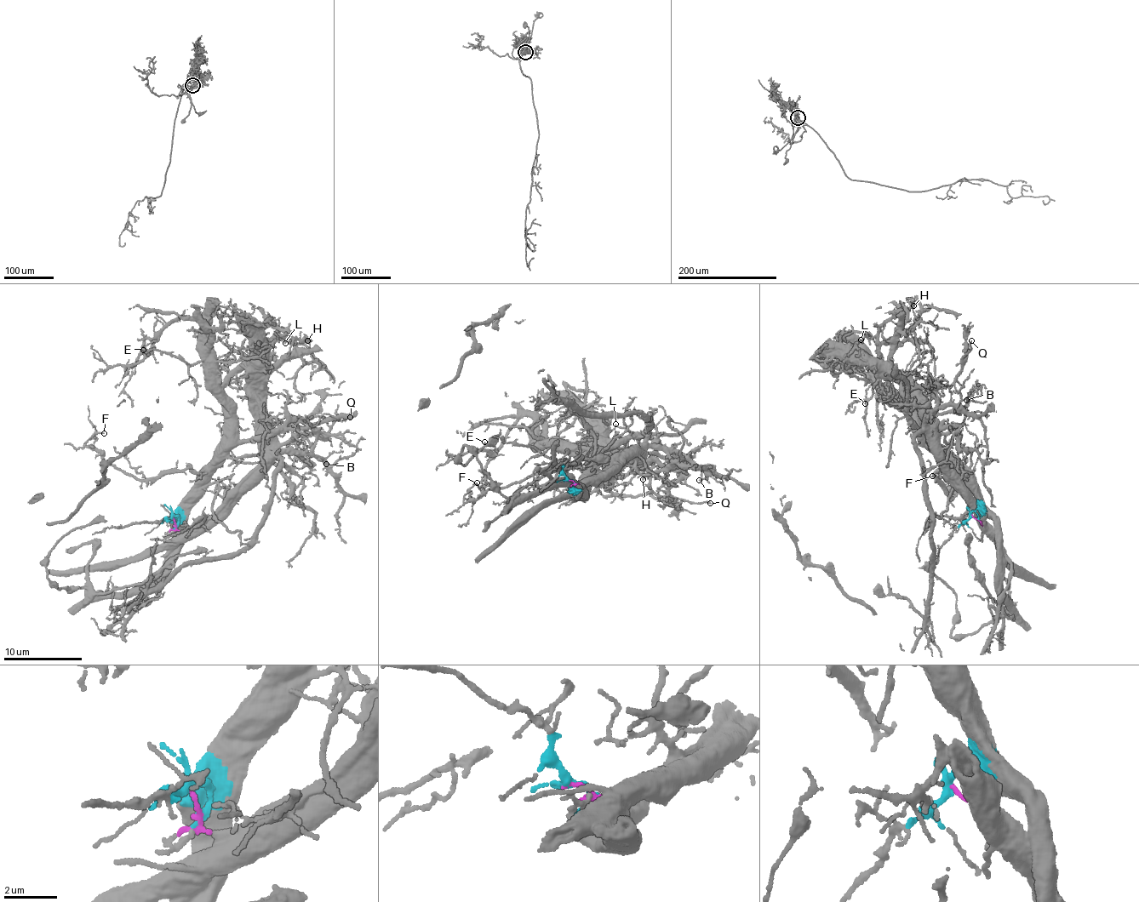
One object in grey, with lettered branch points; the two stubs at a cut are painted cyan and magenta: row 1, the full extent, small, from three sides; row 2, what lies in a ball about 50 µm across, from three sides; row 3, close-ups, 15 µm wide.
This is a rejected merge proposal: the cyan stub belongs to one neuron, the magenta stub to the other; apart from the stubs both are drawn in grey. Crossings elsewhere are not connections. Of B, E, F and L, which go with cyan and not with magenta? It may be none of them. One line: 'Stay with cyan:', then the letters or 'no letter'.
Stay with cyan: E, F, L

